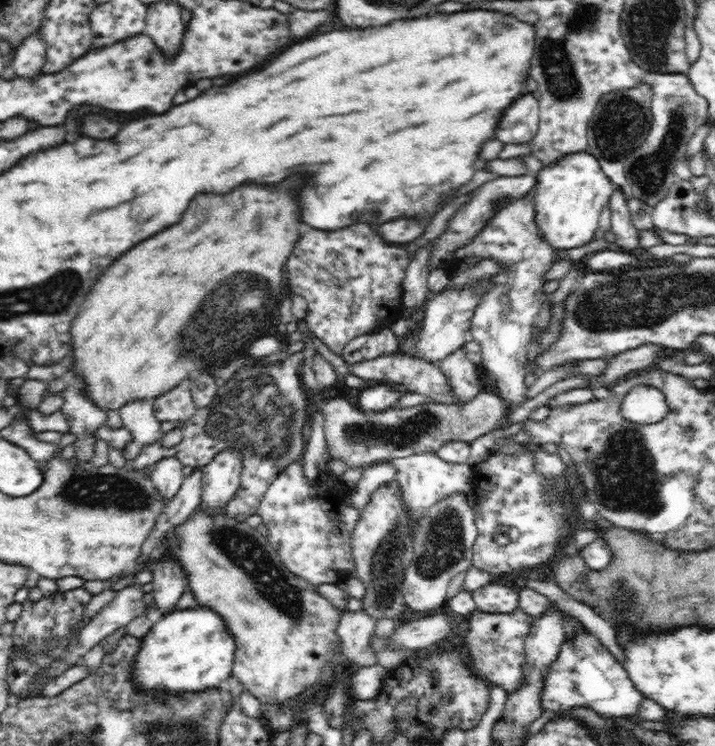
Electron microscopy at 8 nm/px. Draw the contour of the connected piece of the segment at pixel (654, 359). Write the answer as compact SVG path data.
M644 344L638 348L626 350L608 359L605 371L599 377L590 375L589 387L609 386L610 384L625 378L628 372L656 367L663 358L671 356L671 351L657 344Z

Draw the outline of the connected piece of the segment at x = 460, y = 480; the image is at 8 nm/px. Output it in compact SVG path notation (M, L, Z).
M420 452L412 454L408 458L396 458L393 461L395 472L395 482L402 491L404 507L410 512L410 519L418 524L425 516L425 512L435 506L439 500L454 493L472 493L478 487L474 471L466 464L450 464L444 462L436 453Z

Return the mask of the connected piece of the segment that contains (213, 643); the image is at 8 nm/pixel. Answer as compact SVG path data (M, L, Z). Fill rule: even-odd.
M210 607L174 610L154 618L132 666L134 687L154 692L200 692L223 687L232 672L236 644L222 617Z

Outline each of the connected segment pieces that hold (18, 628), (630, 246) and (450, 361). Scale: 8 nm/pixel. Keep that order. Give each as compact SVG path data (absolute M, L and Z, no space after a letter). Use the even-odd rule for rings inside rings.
M85 588L70 591L59 591L56 595L43 596L38 602L24 601L22 612L14 621L13 633L9 643L13 643L11 660L8 664L8 684L12 694L26 697L34 697L41 694L46 685L45 680L49 666L60 660L68 652L70 642L77 637L77 622L85 613L92 594Z
M616 187L608 204L611 210L611 230L615 236L613 246L622 253L637 252L641 249L638 231L630 221L628 196L626 187Z
M463 347L436 363L446 376L455 400L468 403L487 388L480 380L480 368L467 359Z

